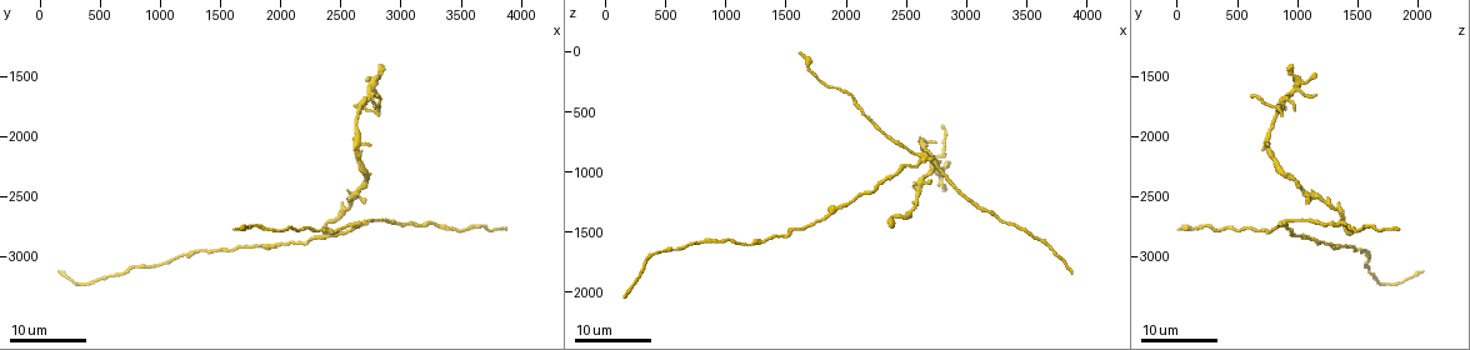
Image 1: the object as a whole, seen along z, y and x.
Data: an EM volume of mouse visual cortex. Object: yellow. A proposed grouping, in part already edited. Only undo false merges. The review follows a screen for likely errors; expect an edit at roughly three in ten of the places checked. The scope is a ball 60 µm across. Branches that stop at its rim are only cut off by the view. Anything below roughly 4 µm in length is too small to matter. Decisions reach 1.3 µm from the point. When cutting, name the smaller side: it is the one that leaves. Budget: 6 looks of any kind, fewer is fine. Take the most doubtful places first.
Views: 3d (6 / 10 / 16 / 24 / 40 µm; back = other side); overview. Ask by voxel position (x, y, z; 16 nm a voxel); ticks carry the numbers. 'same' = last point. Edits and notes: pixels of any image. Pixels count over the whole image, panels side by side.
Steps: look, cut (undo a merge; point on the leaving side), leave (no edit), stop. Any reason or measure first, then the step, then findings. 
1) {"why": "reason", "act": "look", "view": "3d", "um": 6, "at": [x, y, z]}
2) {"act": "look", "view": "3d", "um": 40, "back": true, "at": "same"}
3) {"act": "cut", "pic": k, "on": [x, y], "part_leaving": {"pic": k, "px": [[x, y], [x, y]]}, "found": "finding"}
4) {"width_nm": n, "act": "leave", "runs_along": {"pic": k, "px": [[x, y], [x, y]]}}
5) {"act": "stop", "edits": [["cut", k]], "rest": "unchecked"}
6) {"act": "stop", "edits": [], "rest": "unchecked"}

{"why": "four arms meet", "act": "look", "view": "3d", "um": 24, "at": [2680, 1740, 880]}

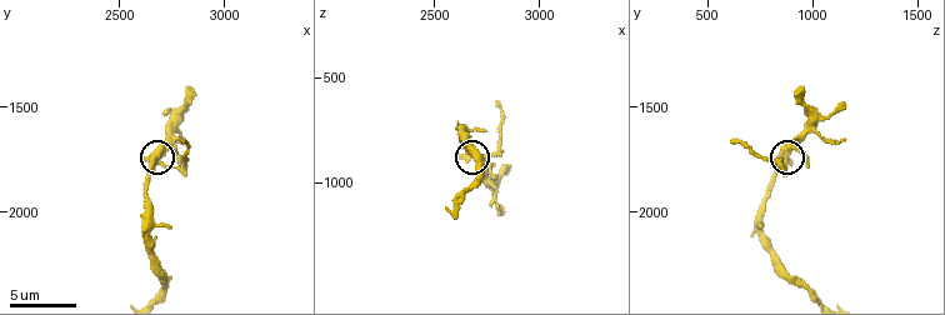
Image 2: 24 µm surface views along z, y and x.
{"act": "look", "view": "3d", "um": 10, "at": [2700, 1740, 870]}

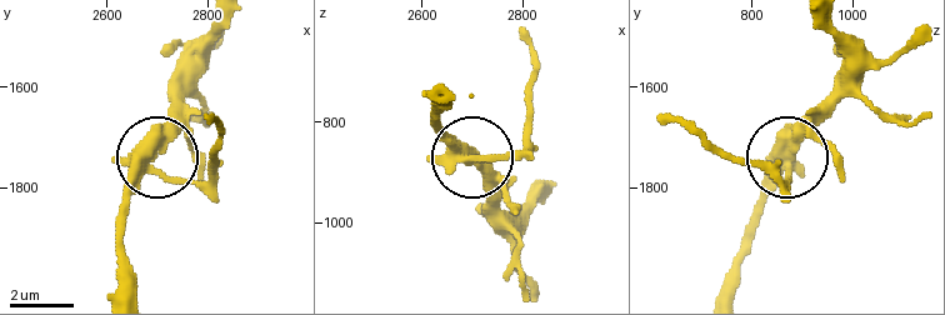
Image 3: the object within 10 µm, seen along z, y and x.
{"act": "cut", "pic": 3, "on": [180, 178], "part_leaving": {"pic": 3, "px": [[140, 163], [178, 179], [208, 174], [219, 134], [205, 118]]}, "found": "a second neuron is stuck on"}

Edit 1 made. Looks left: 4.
{"act": "look", "view": "3d", "um": 24, "at": [2620, 2700, 860]}

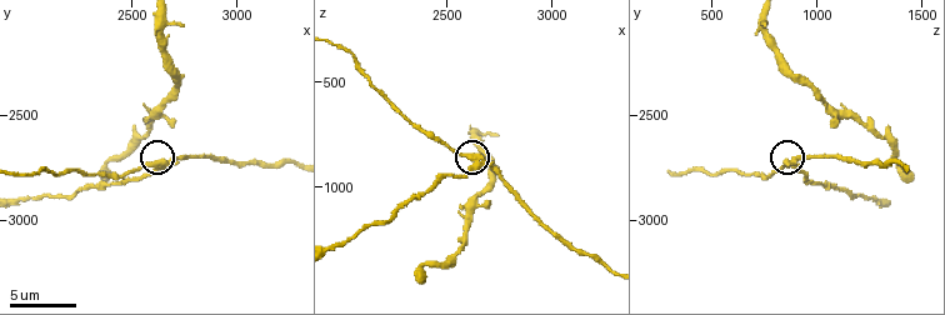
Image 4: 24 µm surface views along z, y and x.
{"why": "closer look", "act": "look", "view": "3d", "um": 6, "at": [2630, 2730, 850]}

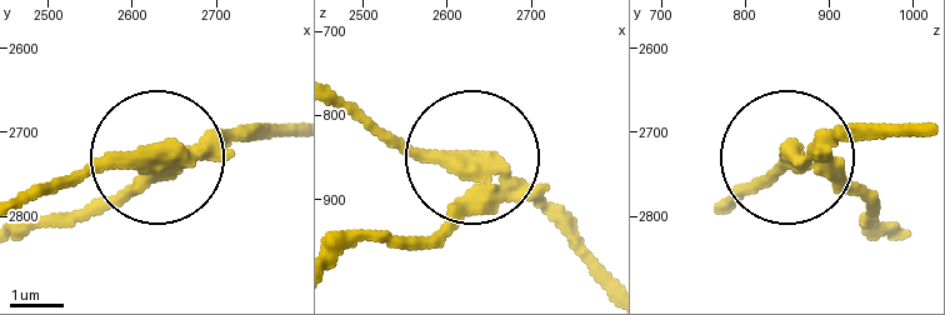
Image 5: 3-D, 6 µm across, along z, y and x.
{"width_nm": 350, "act": "cut", "pic": 5, "on": [134, 185], "part_leaving": {"pic": 5, "px": [[508, 189], [473, 194], [418, 238], [338, 248]]}, "found": "two neurons meet here"}

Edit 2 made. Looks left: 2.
{"why": "a fork", "act": "look", "view": "3d", "um": 10, "at": [2640, 2510, 1090]}

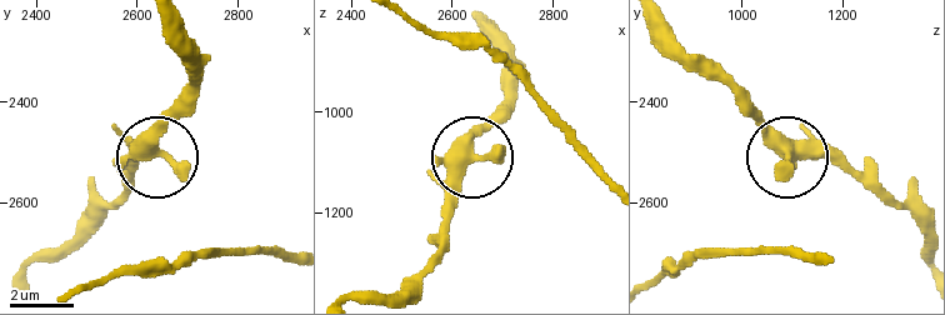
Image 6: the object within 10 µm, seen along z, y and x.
{"width_nm": 410, "act": "leave", "runs_along": {"pic": 6, "px": [[924, 235], [903, 210], [823, 156], [781, 146], [736, 100]]}, "found": "all the same neuron"}

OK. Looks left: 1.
{"act": "stop", "edits": [["cut", 3], ["cut", 5]], "rest": "unchecked"}

